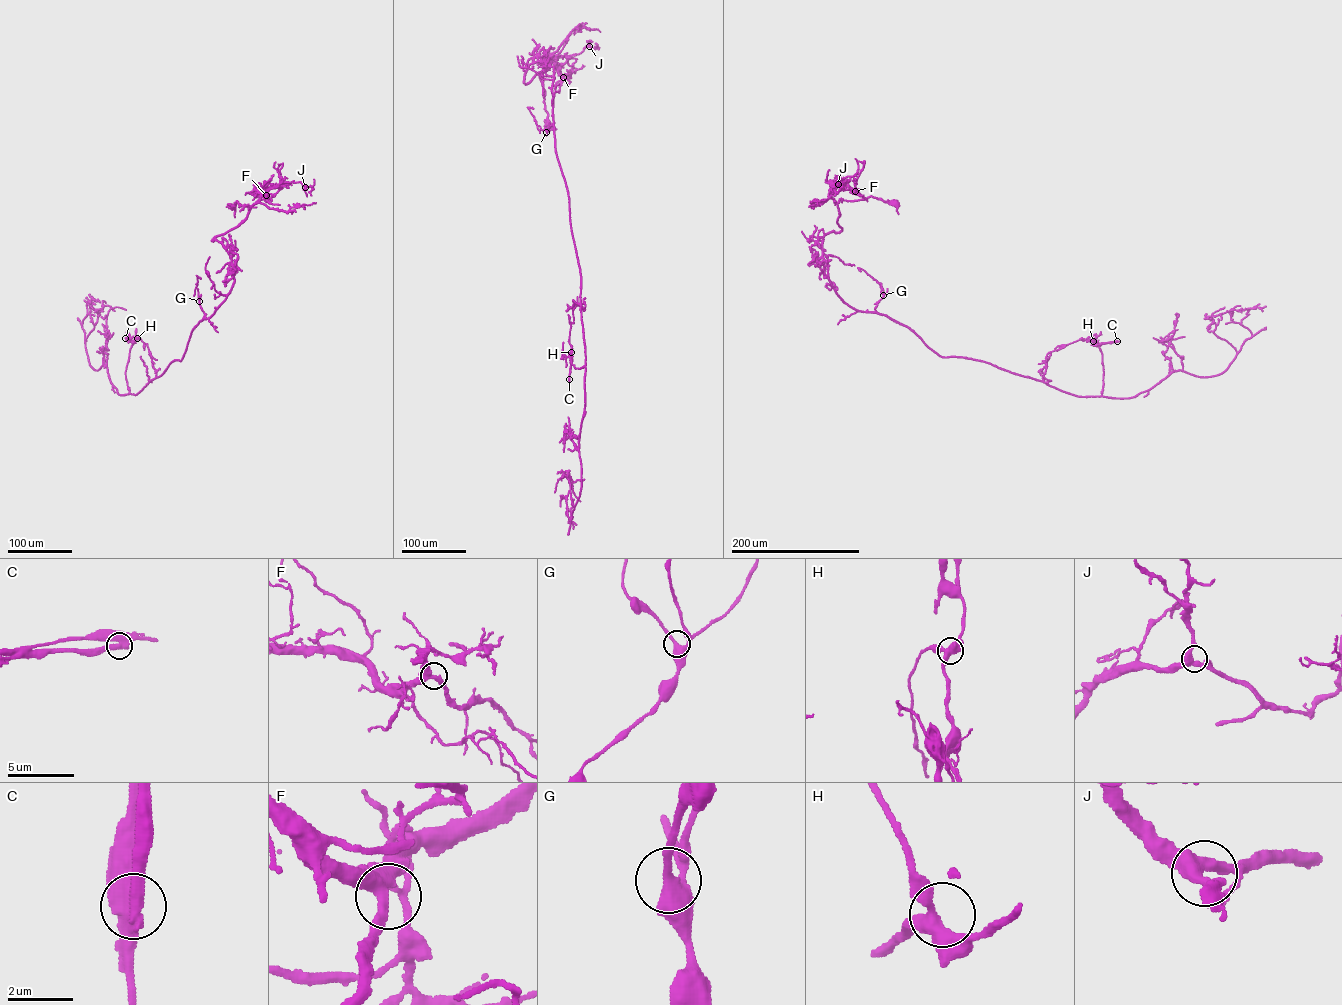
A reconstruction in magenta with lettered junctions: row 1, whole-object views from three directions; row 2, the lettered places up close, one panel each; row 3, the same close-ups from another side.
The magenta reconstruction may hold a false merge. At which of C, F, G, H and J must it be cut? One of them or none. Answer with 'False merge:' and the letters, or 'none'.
False merge: C

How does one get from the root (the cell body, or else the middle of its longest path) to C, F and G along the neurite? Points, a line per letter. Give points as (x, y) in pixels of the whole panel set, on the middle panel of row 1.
C: (549, 125), (547, 66), (524, 82), (537, 61), (554, 68), (580, 276), (585, 366), (571, 360), (569, 379)
F: (549, 125), (539, 77), (540, 72), (547, 67), (549, 54), (563, 77)
G: (549, 125), (539, 77), (547, 66), (524, 82), (527, 67), (537, 61), (554, 68), (553, 123), (546, 132)

